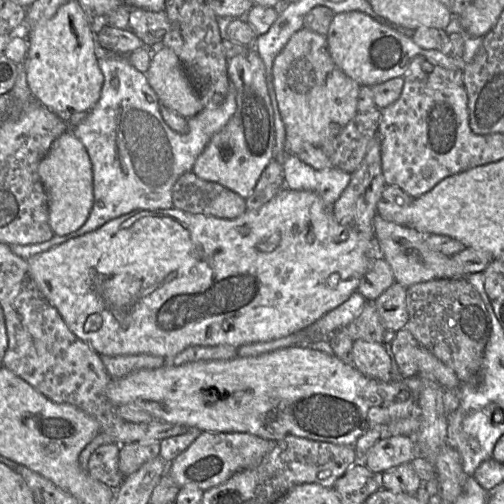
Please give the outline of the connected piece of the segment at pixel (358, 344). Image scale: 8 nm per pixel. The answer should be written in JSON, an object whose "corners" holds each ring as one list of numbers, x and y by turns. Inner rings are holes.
{"corners":[[356,340,352,347,354,367,367,377,392,380,391,358,383,343]]}

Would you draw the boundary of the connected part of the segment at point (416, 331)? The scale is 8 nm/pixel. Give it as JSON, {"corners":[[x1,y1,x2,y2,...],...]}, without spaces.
{"corners":[[467,277,435,279,407,288,408,330,419,345,451,368,460,383,478,382,484,351,491,335,491,320,486,306]]}

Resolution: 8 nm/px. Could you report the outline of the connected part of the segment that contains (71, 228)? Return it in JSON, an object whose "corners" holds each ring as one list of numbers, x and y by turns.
{"corners":[[69,131,60,135,40,161,38,175,46,192,53,234,64,236,78,230,86,222,93,205,92,166,81,141]]}

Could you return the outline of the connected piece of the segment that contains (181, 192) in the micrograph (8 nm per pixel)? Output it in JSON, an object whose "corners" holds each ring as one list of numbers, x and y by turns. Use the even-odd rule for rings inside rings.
{"corners":[[185,172,172,188,173,208,186,212,234,219,247,211,239,194,215,182]]}

